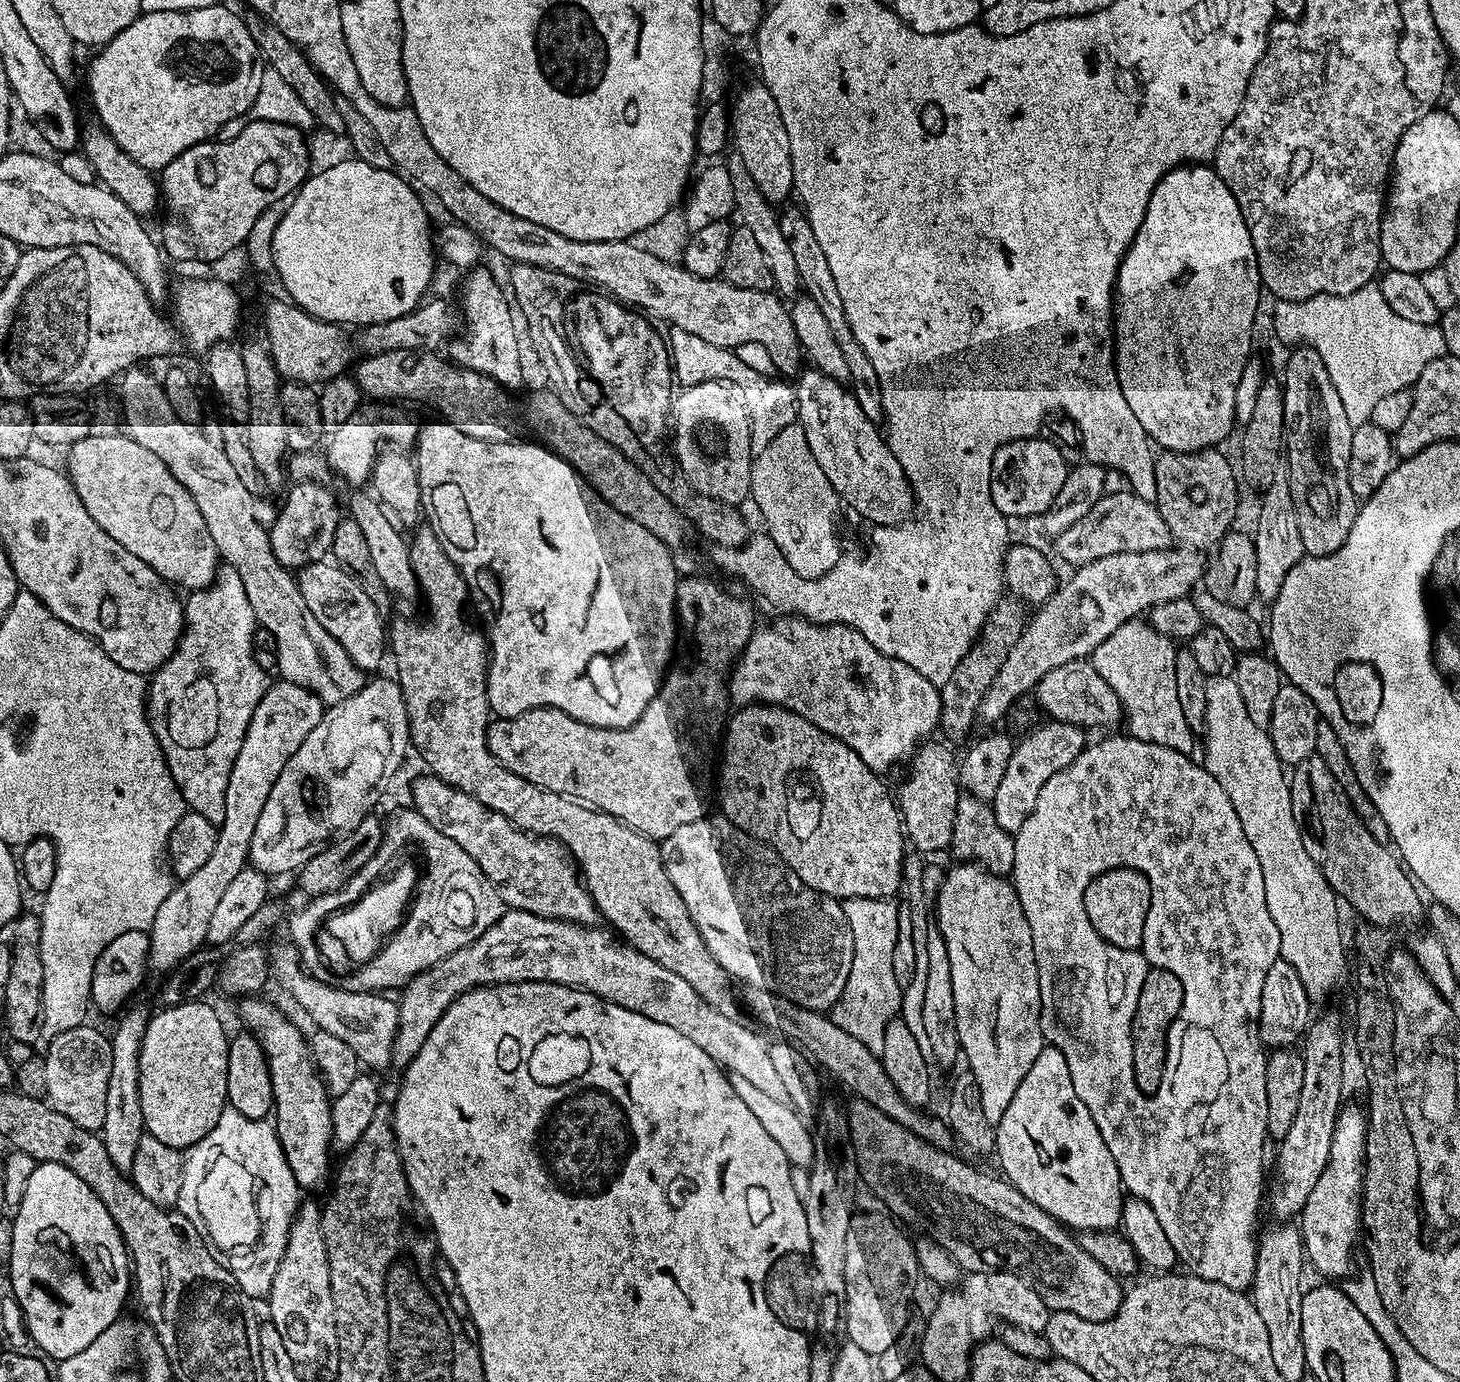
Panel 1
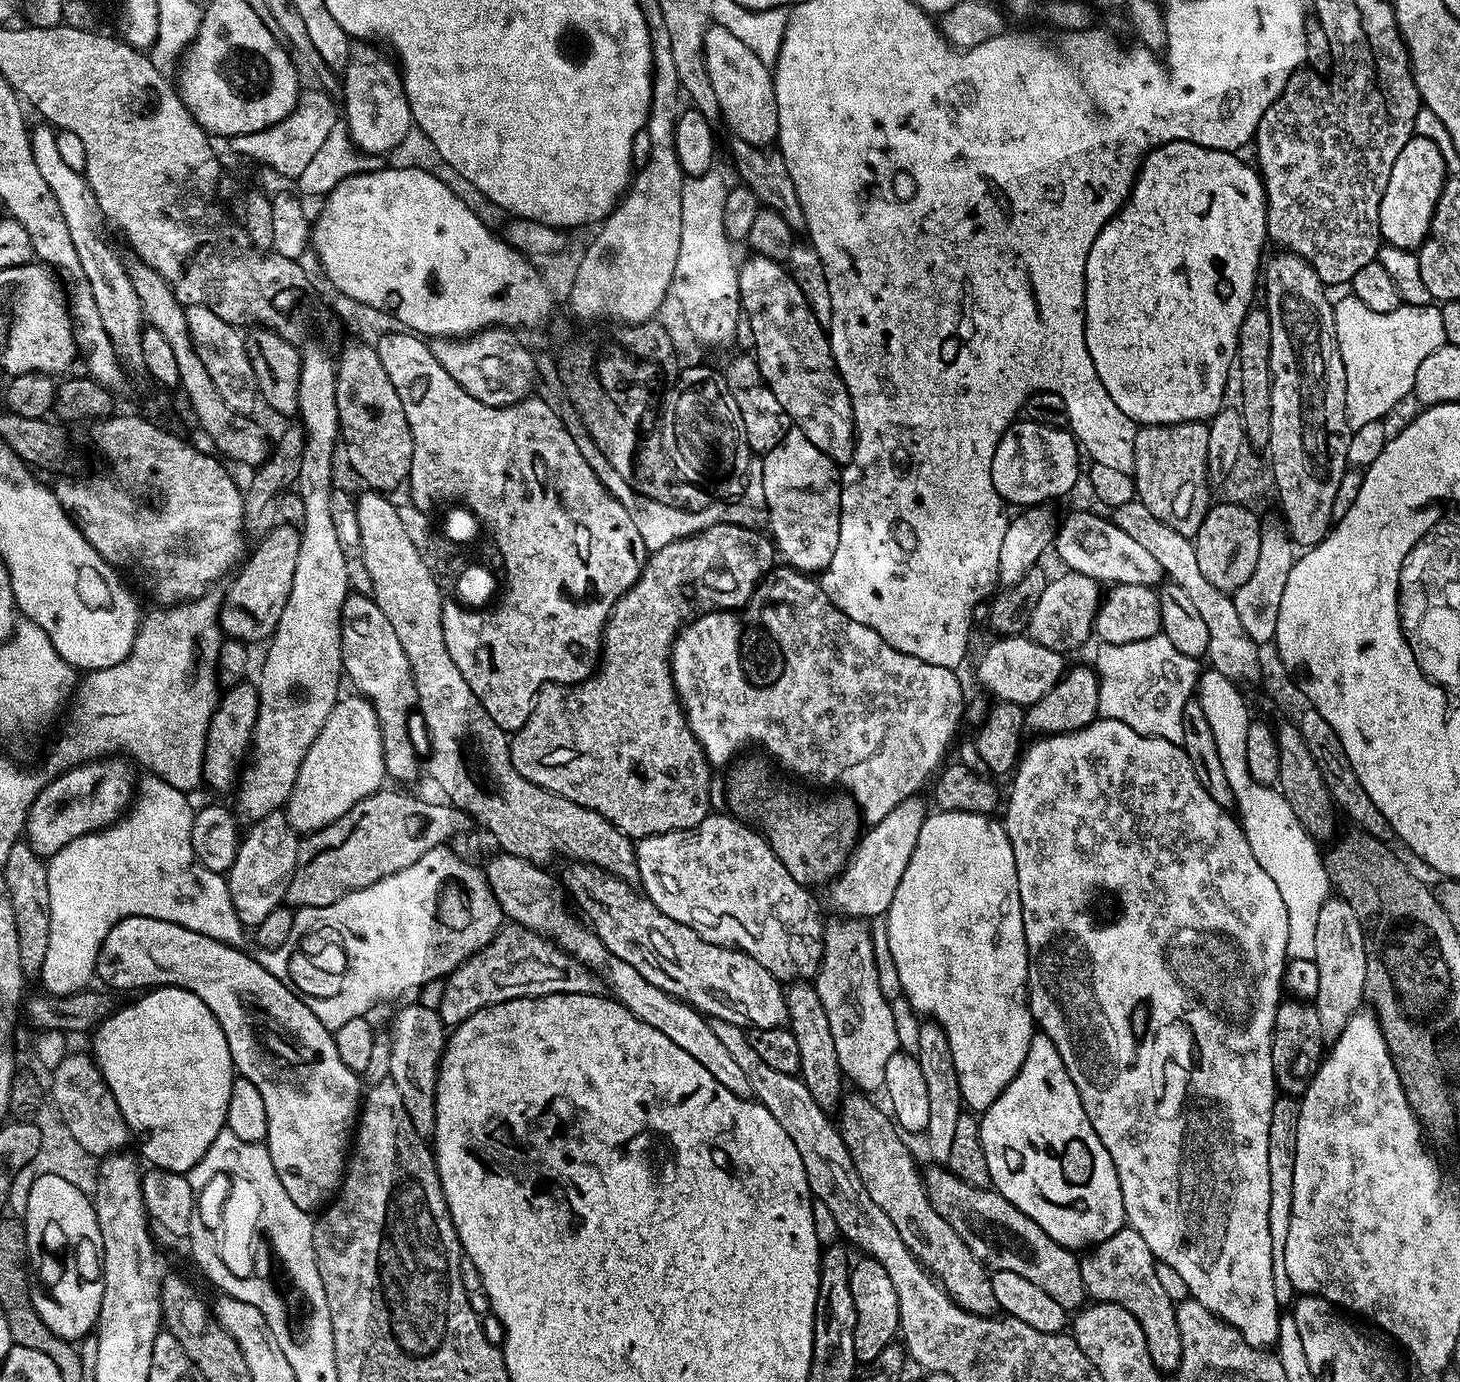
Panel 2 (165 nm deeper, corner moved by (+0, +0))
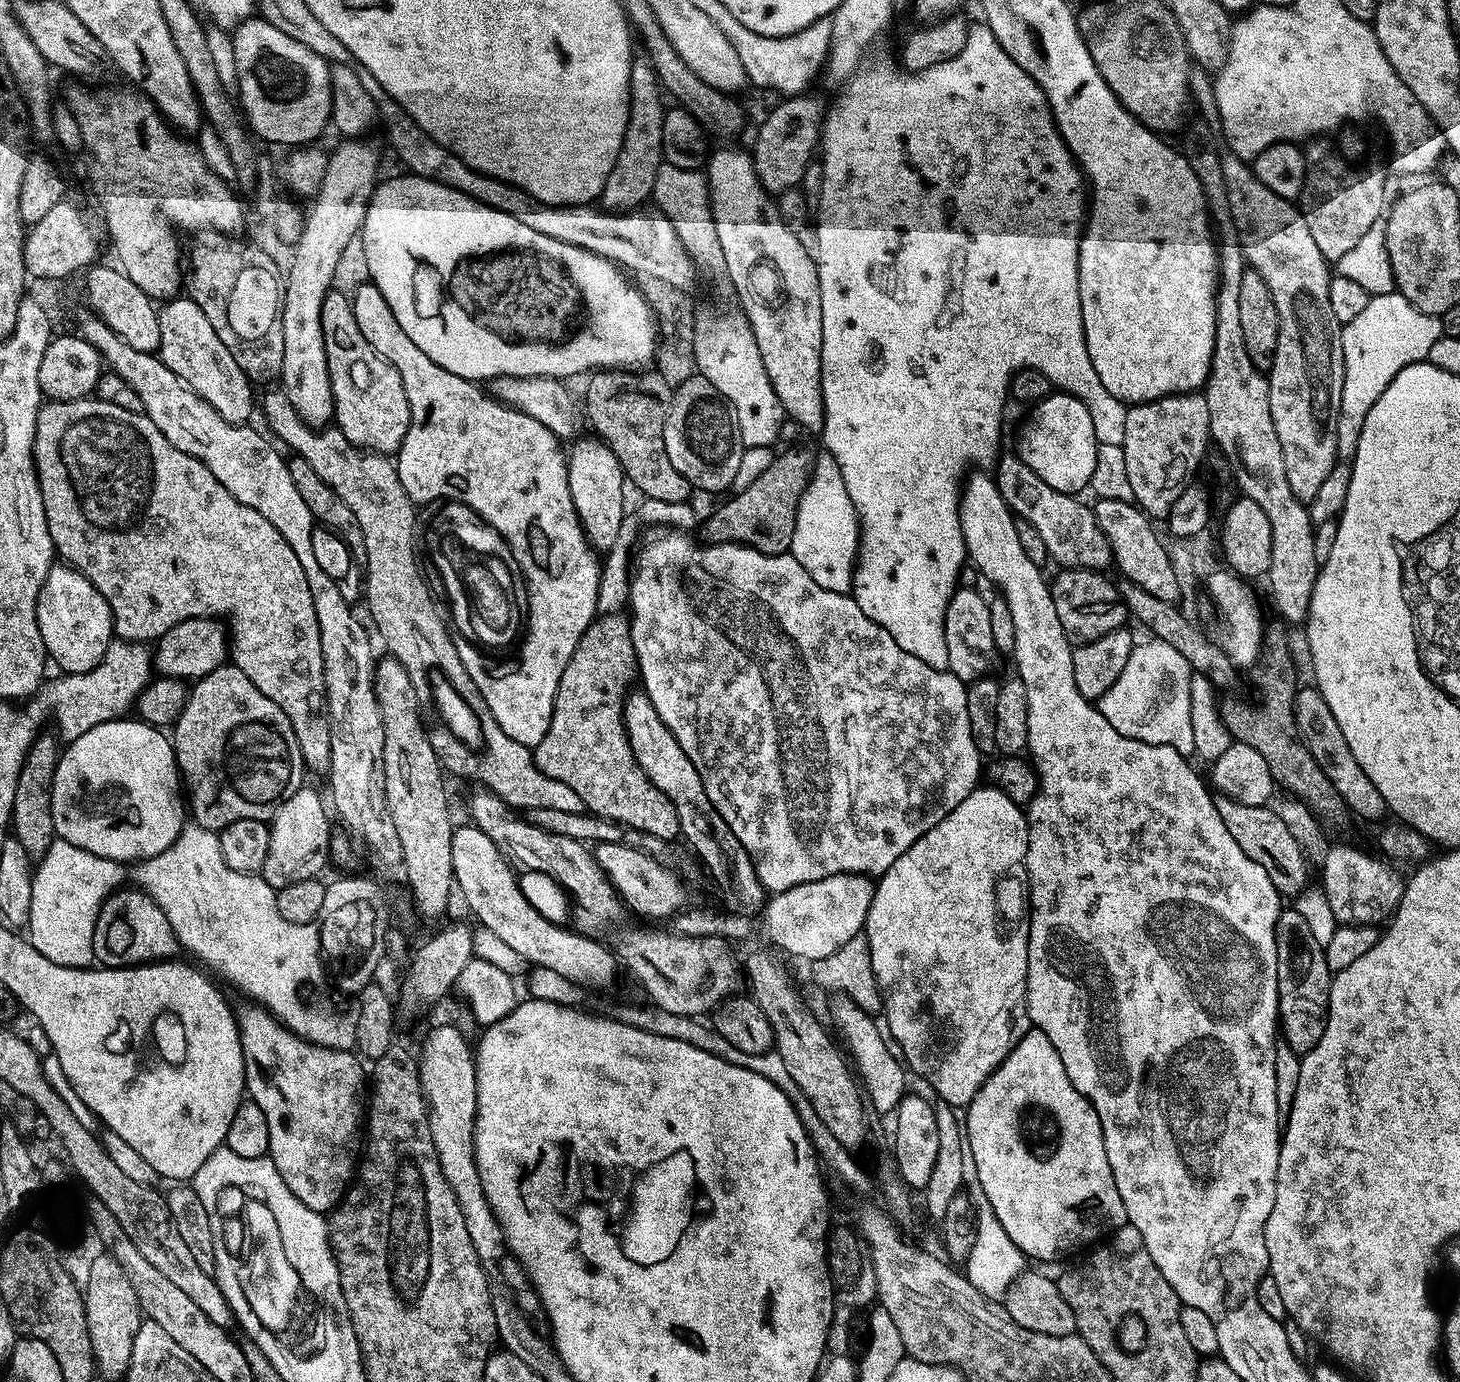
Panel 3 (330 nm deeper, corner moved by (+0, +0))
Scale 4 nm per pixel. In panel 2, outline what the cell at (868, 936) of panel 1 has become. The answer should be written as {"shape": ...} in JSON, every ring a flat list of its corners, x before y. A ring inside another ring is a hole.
{"shape":[[851,918,843,919,842,922,843,924,840,925,836,931,832,932,832,930,830,930,825,933,824,956,820,971,816,976,816,989,822,1002,822,1006,824,1006,824,1011,826,1011,826,1015,828,1017,831,1032,828,1038,830,1043,833,1044,833,1046,831,1046,832,1052,838,1056,838,1062,840,1062,843,1075,849,1081,850,1079,854,1080,855,1084,853,1085,857,1089,860,1089,865,1093,872,1094,875,1093,874,1090,877,1090,878,1092,883,1089,886,1076,886,1064,888,1064,890,1058,892,1058,894,1053,899,1051,900,1048,900,1044,898,1042,895,1009,881,992,880,983,877,978,876,959,873,956,872,935,868,931,867,925,863,921]]}

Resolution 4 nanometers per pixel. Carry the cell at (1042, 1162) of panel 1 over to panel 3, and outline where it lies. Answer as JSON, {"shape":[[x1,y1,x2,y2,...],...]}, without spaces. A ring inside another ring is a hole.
{"shape":[[1032,1026,1029,1029,1029,1032,1021,1040,1019,1037,1013,1043,1010,1054,1000,1063,999,1068,994,1069,989,1074,988,1081,982,1085,978,1094,974,1094,974,1098,966,1105,966,1113,968,1112,966,1142,974,1156,974,1163,977,1167,977,1181,981,1183,982,1190,985,1191,986,1198,990,1200,998,1222,1002,1224,1006,1234,1010,1236,1011,1242,1014,1242,1014,1246,1021,1249,1025,1257,1028,1257,1031,1252,1037,1252,1037,1261,1052,1262,1052,1252,1056,1252,1056,1248,1080,1250,1083,1244,1095,1245,1101,1239,1100,1228,1104,1228,1104,1224,1108,1224,1108,1216,1112,1216,1111,1233,1114,1233,1128,1223,1128,1215,1126,1214,1126,1206,1122,1206,1118,1186,1114,1186,1114,1174,1110,1170,1110,1162,1106,1158,1102,1126,1098,1122,1098,1114,1094,1110,1094,1106,1070,1082,1070,1078,1066,1074,1066,1066,1062,1066,1062,1058,1058,1058,1058,1050,1054,1050,1050,1038,1046,1038,1046,1034,1040,1028]]}

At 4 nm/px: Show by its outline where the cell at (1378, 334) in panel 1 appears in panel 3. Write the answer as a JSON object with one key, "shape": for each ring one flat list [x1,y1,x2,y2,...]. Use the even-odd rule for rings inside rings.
{"shape":[[1397,292,1372,296,1358,318,1343,325,1340,334,1340,354,1344,370,1344,385,1340,395,1338,426,1336,427,1336,454,1340,458,1351,458,1356,455,1358,438,1362,434,1362,426,1366,422,1366,414,1378,402,1378,398,1393,380,1393,372,1400,364,1421,356,1426,348,1434,346,1442,335,1442,324,1437,317,1422,314,1403,295],[1400,330,1401,337,1378,338,1380,332]]}

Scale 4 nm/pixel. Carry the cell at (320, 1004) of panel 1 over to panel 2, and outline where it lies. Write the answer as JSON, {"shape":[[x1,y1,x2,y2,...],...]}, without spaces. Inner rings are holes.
{"shape":[[414,1002,410,1008,404,1008,397,1014,390,1033,389,1077,394,1086,398,1086,398,1094,402,1094,402,1106,406,1106,410,1122,414,1122,414,1130,418,1130,422,1137,431,1137,436,1130,436,1079,440,1073,440,1060,444,1057,446,1025,439,1011,426,1009,419,1002]]}

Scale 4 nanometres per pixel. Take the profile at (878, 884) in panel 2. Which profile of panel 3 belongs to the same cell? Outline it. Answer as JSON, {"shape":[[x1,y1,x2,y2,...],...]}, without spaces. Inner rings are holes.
{"shape":[[853,873,828,875,824,879,791,887,788,891,777,892,767,901,764,910,768,934,778,947,794,956,808,960,807,962,826,959,844,946,854,935,863,931,874,892,875,885,871,881,860,876,856,877]]}

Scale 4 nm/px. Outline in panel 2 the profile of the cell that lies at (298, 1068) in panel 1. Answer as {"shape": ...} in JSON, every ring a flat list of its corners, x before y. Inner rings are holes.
{"shape":[[131,916,122,918,106,934,97,956,96,976,102,983,124,992,154,988,190,990,210,1006,214,1018,218,1018,222,1026,222,1034,226,1034,233,1069,249,1079,262,1094,268,1123,266,1147,274,1162,278,1182,286,1186,286,1194,290,1194,294,1206,312,1214,323,1209,344,1183,346,1161,362,1107,362,1080,350,1066,346,1066,346,1062,342,1062,335,1035,316,1017,311,1003,303,1004,299,1000,301,997,289,990,277,973,247,956,244,950,206,938,206,934,186,930,186,926,162,922,162,918]]}

